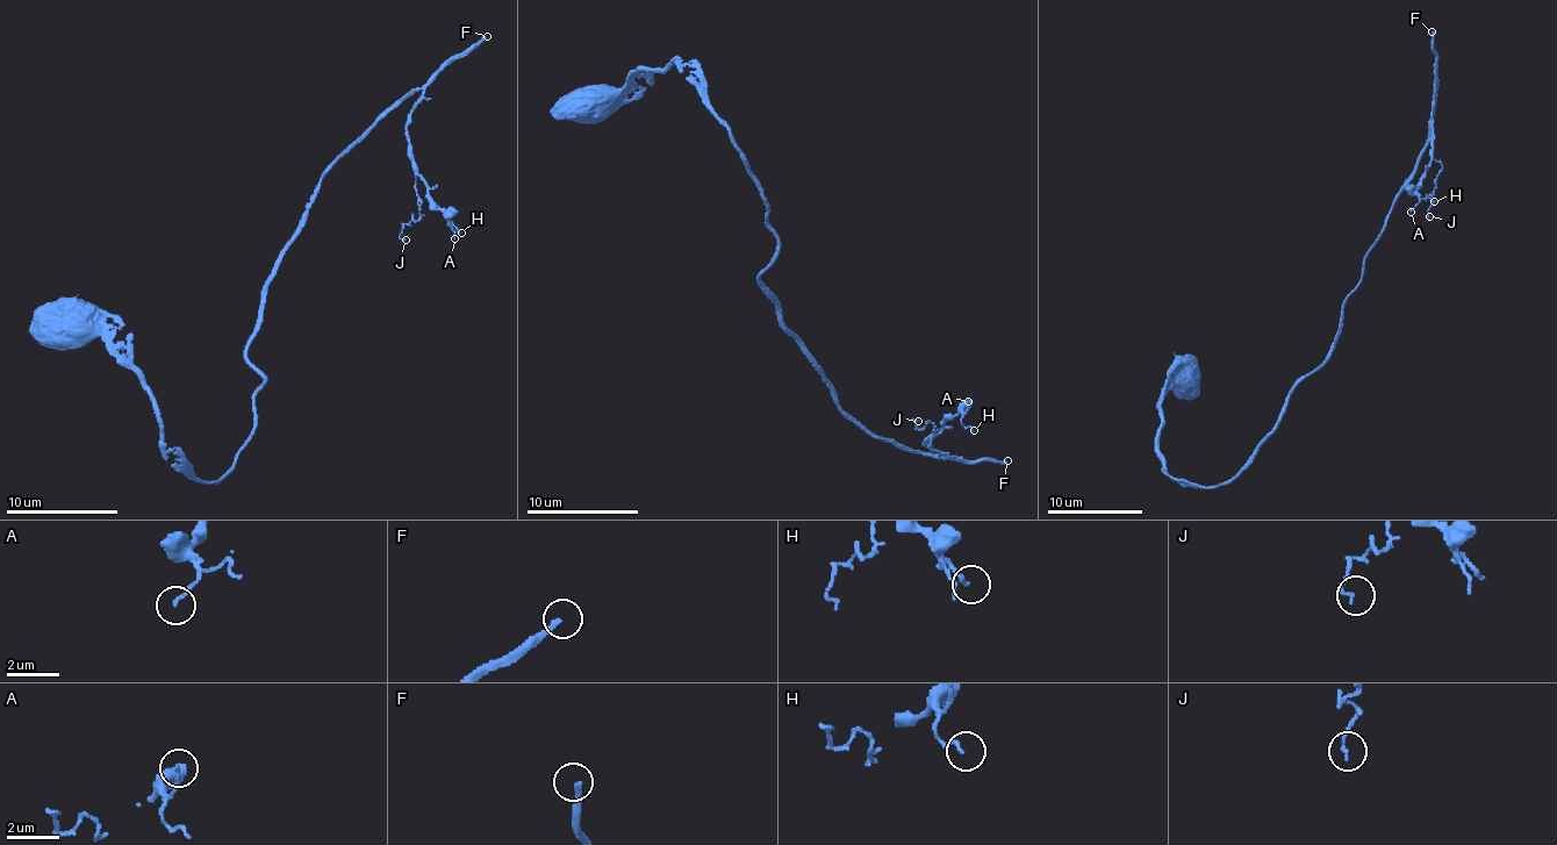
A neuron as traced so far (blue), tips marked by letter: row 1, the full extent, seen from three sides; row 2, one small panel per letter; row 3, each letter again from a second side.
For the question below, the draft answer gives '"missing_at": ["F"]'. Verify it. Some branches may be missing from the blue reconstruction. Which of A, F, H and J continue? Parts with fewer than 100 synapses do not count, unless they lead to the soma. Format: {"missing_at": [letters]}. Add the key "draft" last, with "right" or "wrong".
{"missing_at": ["F"], "draft": "right"}

